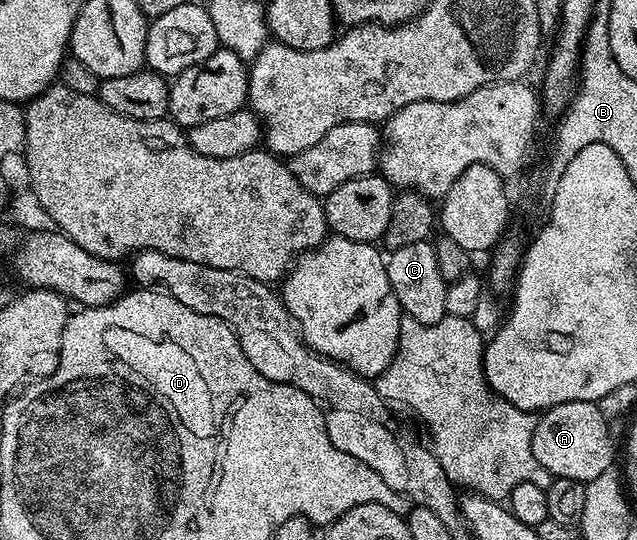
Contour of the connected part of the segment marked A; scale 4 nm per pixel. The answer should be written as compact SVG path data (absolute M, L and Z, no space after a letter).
M590 400L561 402L539 416L533 430L533 455L553 478L560 476L584 482L592 480L597 478L597 474L612 471L614 465L611 463L615 460L615 444L607 428L609 422L602 416L598 403Z

